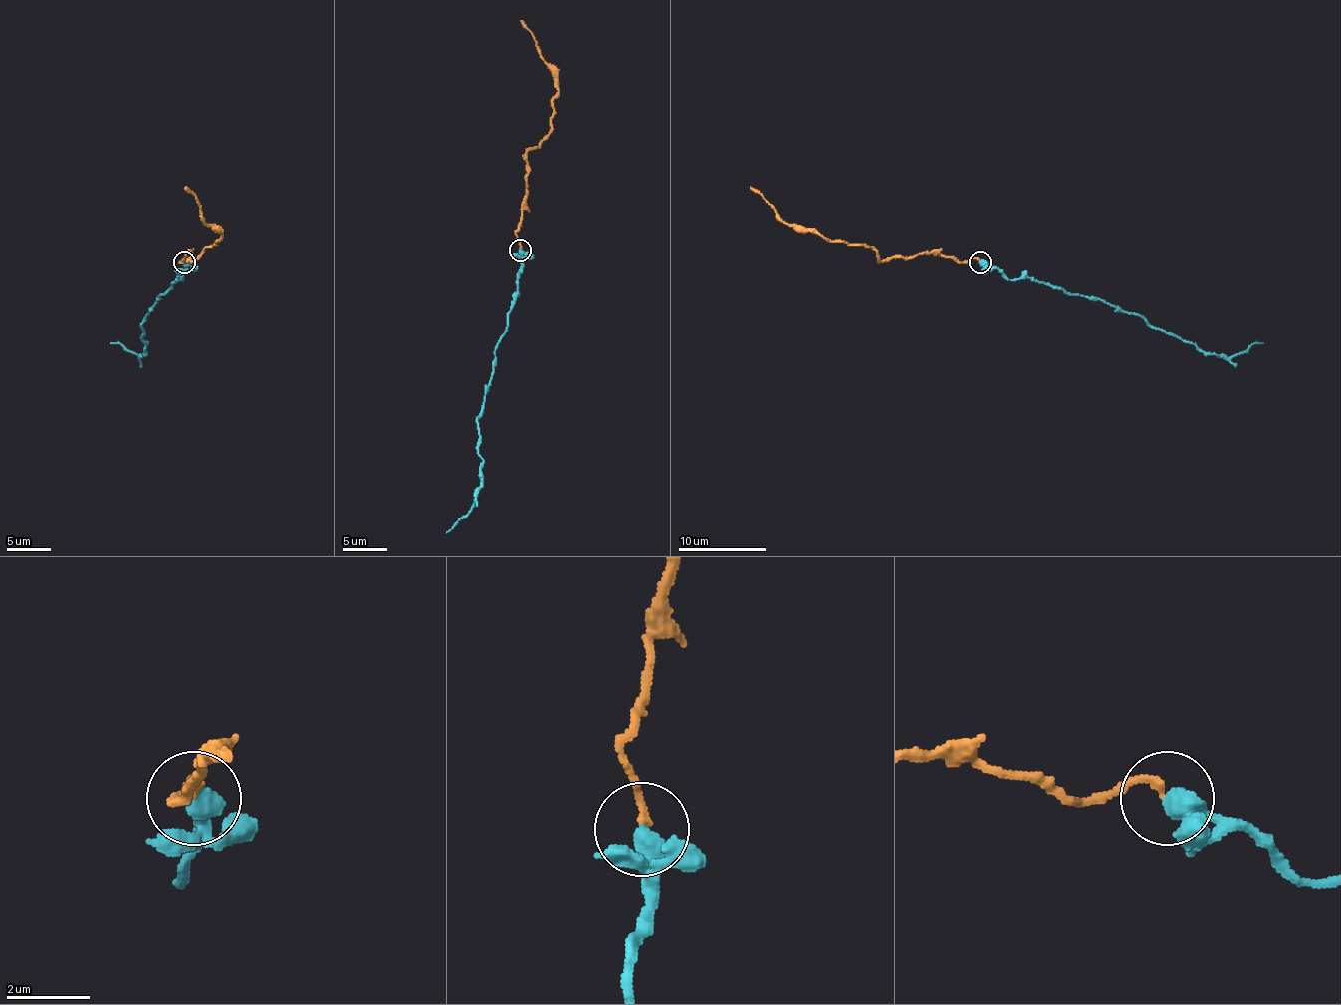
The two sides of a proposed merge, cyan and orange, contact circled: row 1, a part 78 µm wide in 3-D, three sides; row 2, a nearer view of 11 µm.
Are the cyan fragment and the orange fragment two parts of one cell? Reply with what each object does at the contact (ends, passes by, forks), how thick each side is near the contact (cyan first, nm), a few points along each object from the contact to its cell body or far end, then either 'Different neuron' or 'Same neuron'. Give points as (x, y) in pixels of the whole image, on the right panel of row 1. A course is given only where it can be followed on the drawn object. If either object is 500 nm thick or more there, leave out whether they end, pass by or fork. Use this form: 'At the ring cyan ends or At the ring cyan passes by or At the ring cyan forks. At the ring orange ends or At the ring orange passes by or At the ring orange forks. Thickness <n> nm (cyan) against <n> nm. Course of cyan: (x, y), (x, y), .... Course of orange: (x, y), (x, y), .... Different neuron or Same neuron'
At the ring cyan passes by. At the ring orange ends. Thickness 360 nm (cyan) against 170 nm. Course of cyan: (981, 261), (1009, 279), (1034, 279), (1102, 299), (1212, 354), (1237, 356), (1263, 343). Course of orange: (978, 261), (961, 261), (932, 252), (881, 261), (875, 250), (857, 243), (795, 230), (751, 186). Same neuron

